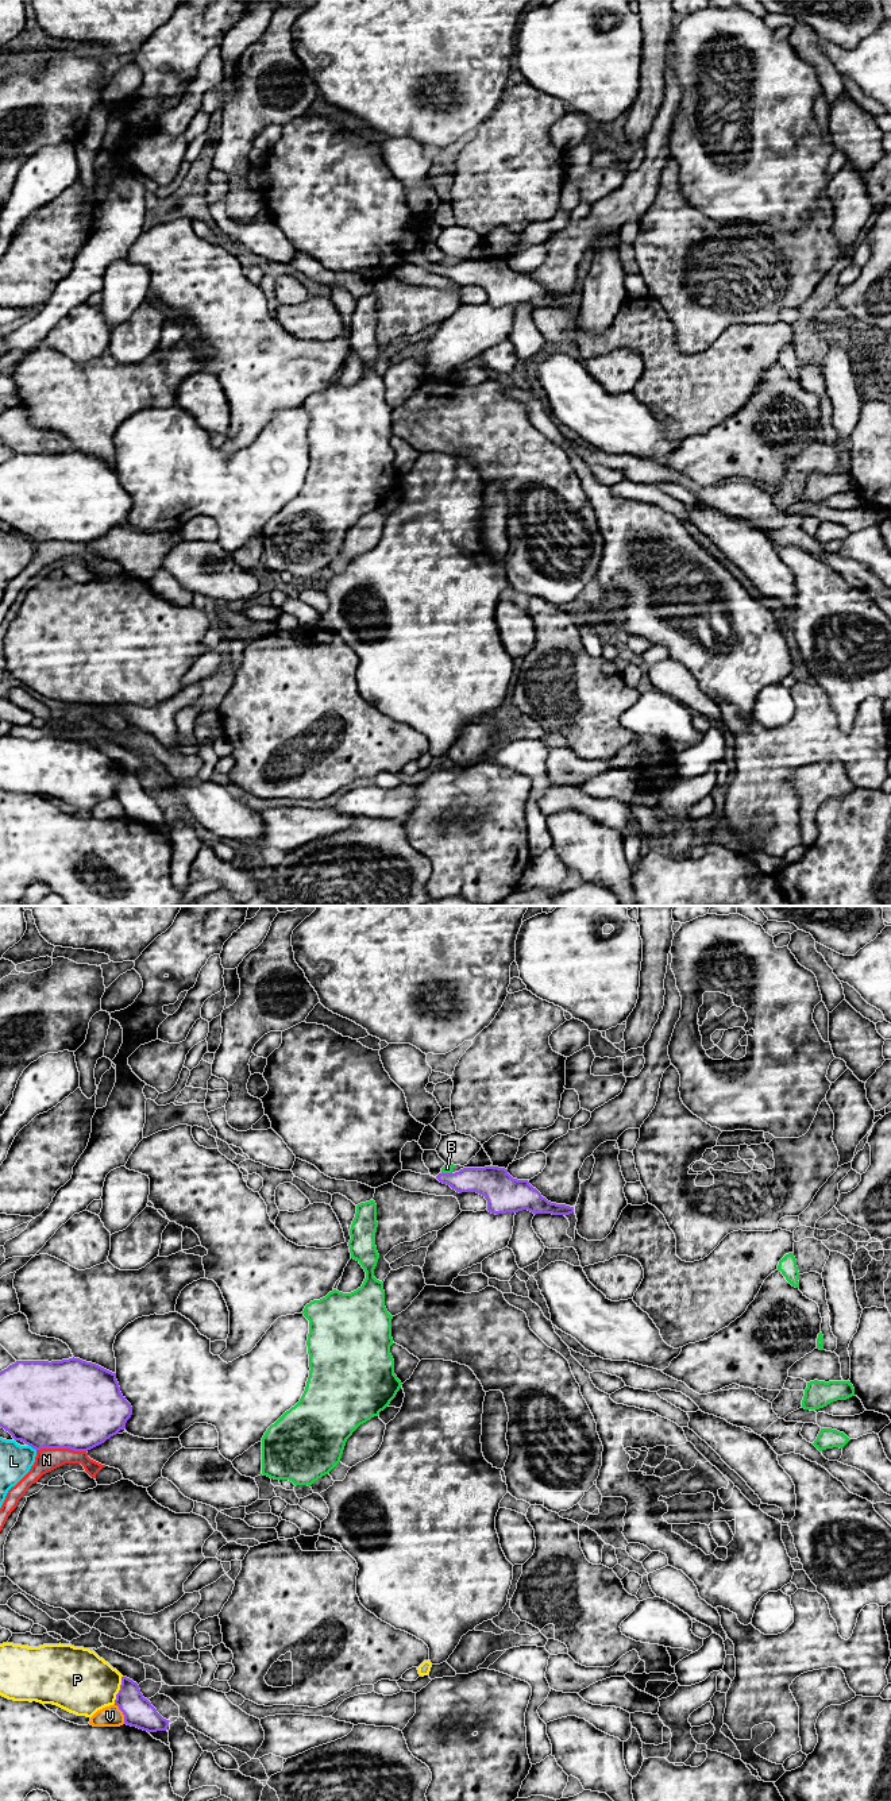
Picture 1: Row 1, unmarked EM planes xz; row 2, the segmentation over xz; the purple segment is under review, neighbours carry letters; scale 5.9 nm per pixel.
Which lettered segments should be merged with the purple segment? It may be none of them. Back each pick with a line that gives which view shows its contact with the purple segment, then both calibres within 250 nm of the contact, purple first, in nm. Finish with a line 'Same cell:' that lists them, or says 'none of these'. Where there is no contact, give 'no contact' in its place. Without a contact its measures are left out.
Same cell: none of these

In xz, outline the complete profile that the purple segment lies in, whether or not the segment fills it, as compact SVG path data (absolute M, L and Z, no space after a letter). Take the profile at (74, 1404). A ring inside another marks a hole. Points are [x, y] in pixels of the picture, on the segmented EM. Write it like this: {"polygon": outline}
{"polygon": "M80 1358L16 1361L0 1372L0 1427L35 1450L88 1451L124 1430L131 1415L116 1373Z"}

